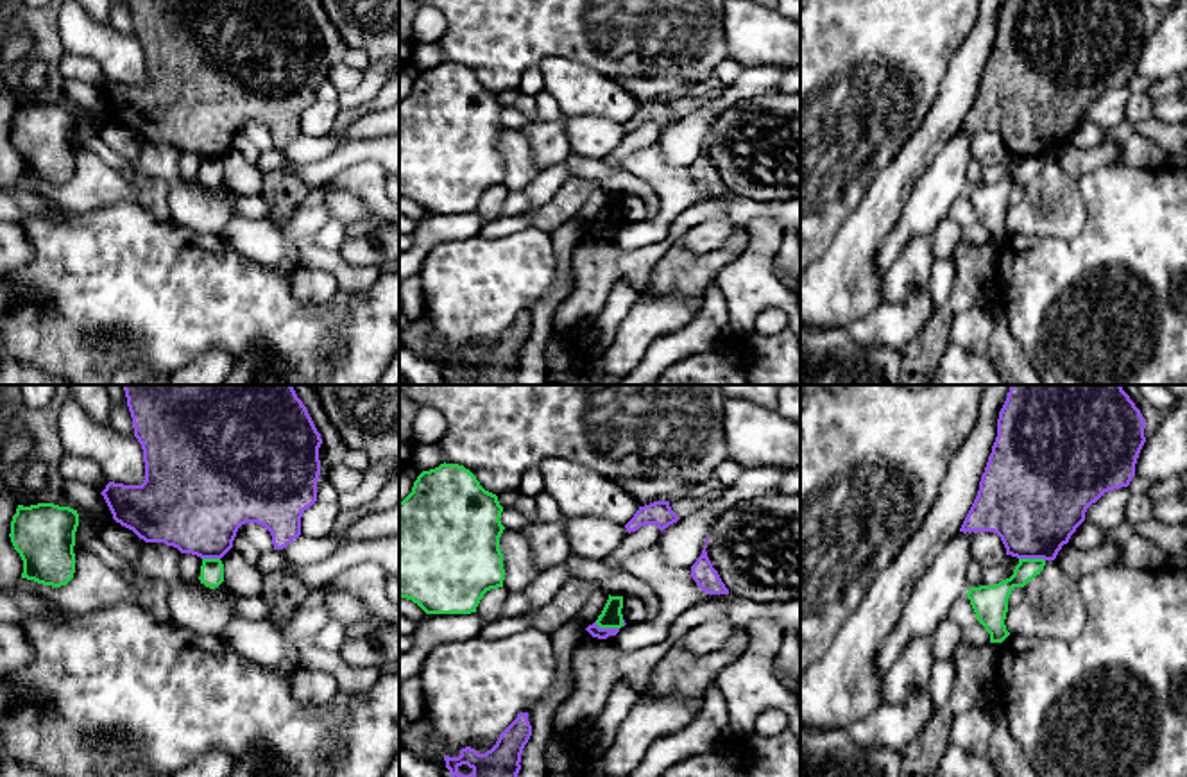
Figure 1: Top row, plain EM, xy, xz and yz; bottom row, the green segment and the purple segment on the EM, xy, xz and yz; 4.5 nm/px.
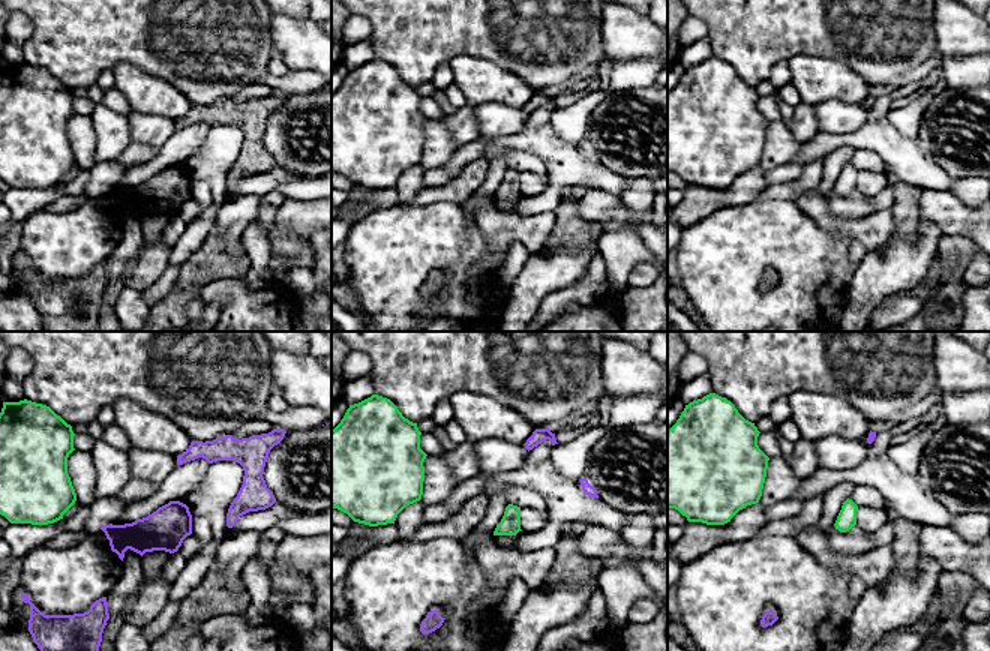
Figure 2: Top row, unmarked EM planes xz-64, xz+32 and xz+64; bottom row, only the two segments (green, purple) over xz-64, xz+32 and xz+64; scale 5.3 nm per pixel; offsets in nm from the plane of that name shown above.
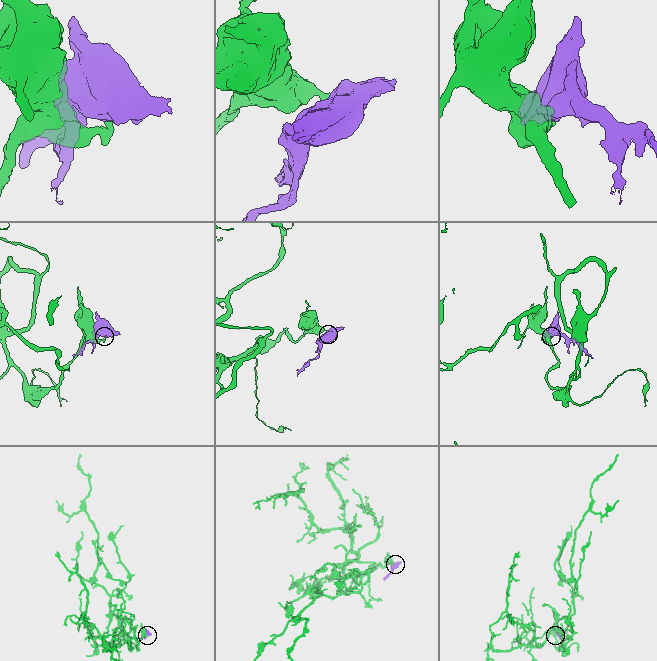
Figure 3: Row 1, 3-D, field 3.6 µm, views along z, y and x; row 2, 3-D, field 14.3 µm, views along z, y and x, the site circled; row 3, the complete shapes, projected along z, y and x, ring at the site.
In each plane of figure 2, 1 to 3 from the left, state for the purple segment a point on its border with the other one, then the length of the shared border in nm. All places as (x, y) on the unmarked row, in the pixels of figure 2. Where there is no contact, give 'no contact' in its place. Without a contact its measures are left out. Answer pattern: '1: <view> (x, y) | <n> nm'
1: no contact
2: no contact
3: no contact

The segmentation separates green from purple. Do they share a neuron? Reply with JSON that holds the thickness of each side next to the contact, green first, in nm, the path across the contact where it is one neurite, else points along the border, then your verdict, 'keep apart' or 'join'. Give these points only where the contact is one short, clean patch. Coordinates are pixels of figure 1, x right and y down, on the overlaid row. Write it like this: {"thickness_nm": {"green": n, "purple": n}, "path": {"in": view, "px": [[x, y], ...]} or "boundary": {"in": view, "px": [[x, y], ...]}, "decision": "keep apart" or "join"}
{"thickness_nm": {"green": 130, "purple": 440}, "decision": "keep apart"}

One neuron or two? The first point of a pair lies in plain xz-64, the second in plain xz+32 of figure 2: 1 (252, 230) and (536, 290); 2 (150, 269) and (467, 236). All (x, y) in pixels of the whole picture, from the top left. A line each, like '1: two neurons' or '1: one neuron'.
1: two neurons
2: two neurons

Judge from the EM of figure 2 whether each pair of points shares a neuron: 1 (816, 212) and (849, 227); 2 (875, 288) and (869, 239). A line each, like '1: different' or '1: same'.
1: same
2: different

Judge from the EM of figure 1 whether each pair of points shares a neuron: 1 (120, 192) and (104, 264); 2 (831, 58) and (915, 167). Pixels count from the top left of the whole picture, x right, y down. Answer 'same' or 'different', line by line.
1: different
2: different

